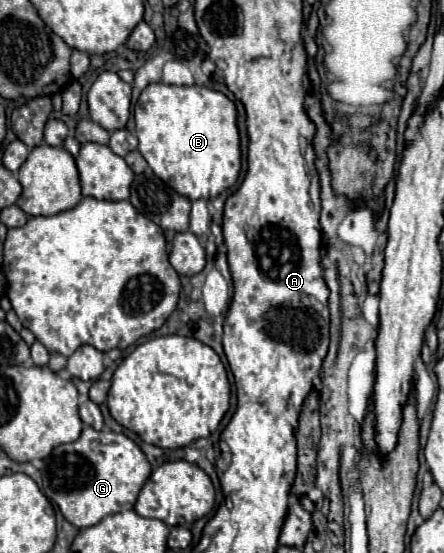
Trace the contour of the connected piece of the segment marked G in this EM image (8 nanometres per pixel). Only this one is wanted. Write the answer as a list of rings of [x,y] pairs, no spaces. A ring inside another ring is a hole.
[[[87,426],[75,442],[53,448],[51,456],[45,458],[41,488],[67,522],[77,528],[89,528],[109,514],[131,510],[135,494],[139,494],[149,474],[151,464],[131,438],[109,430],[97,432]]]

